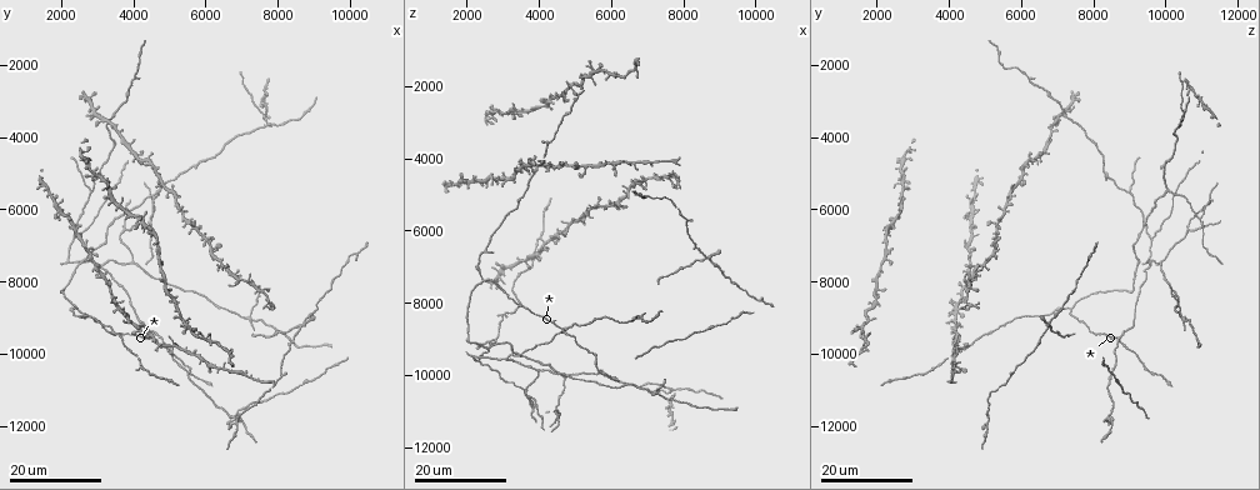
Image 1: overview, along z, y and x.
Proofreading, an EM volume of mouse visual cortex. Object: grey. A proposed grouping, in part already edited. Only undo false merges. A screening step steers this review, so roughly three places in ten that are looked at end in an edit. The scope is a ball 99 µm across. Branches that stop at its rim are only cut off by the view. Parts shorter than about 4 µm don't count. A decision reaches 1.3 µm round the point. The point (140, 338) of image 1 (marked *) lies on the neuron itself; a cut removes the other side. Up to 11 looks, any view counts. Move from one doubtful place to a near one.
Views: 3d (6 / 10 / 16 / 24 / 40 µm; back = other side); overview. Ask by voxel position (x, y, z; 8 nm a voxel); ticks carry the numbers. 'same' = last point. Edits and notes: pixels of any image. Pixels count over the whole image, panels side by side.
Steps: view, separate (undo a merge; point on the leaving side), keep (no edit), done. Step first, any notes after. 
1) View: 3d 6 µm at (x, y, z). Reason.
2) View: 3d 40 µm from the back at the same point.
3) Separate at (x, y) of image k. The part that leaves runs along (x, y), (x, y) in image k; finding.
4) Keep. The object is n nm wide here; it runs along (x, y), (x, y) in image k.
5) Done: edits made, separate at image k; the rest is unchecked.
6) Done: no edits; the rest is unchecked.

View: 3d 24 µm at (3100, 7600, 9500). Arms part here.

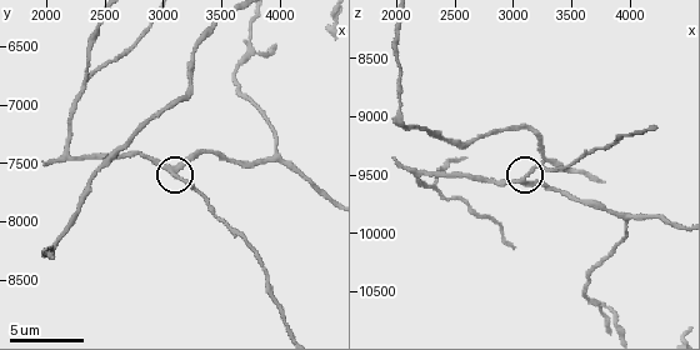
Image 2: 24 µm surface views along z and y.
View: 3d 10 µm at (3100, 7540, 9560).

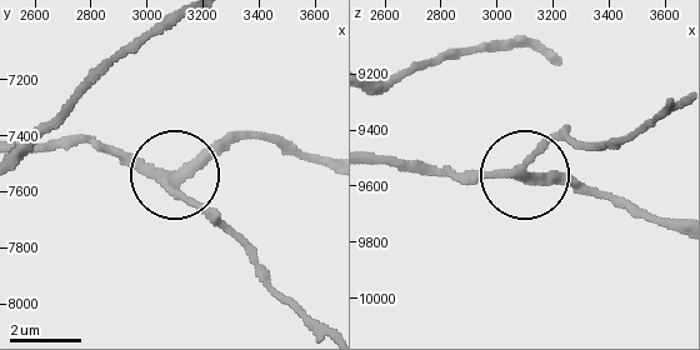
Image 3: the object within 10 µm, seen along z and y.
Keep. The side arm is 64 µm long; it runs along (311, 323), (180, 188), (245, 138) in image 3; continuous, no second neuron.

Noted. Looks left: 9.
View: 3d 10 µm at (3800, 6560, 10640).

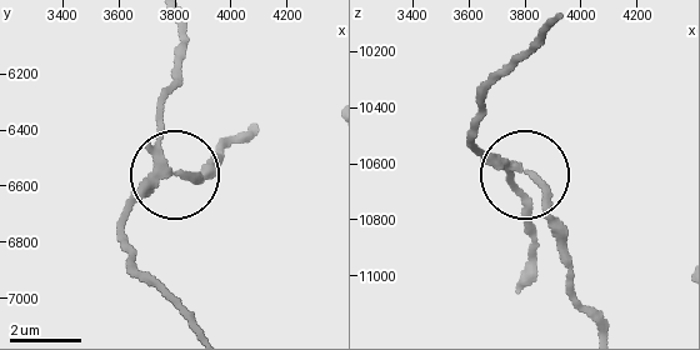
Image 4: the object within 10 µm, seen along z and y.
Keep. It runs along (551, 20), (501, 71), (474, 134), (531, 179), (570, 256) in image 4; all the same neuron.

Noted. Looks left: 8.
View: 3d 24 µm at (4800, 5500, 10000).

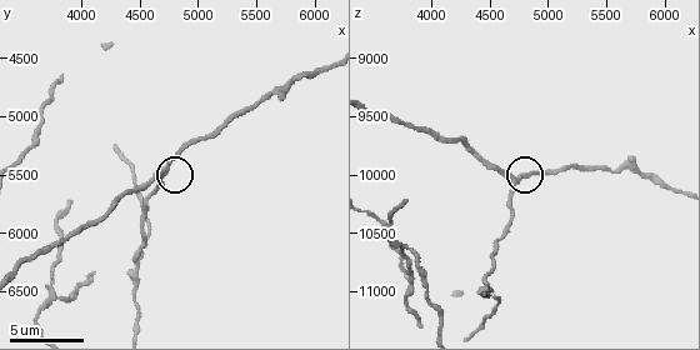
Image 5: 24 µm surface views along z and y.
View: 3d 10 µm at (4680, 5500, 10080). Zoom in.

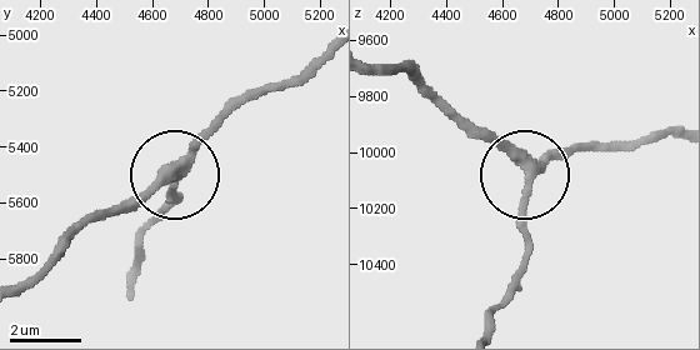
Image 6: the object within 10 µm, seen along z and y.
Keep. The side arm is 24 µm long; it runs along (371, 66), (416, 76), (514, 165), (524, 184), (524, 253) in image 6; all the same neuron.

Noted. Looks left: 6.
View: 3d 6 µm at (4480, 6280, 10920). Small branch off a trunk.

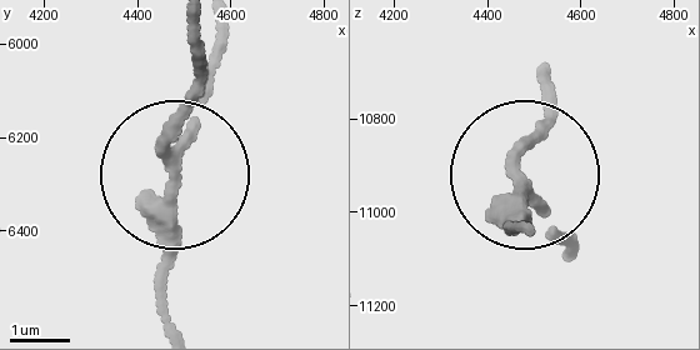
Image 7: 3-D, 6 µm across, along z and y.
Keep. The object is 250 nm wide here; continuous, no second neuron.

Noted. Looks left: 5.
View: 3d 24 µm at (2800, 5500, 8900). Three arms meet.

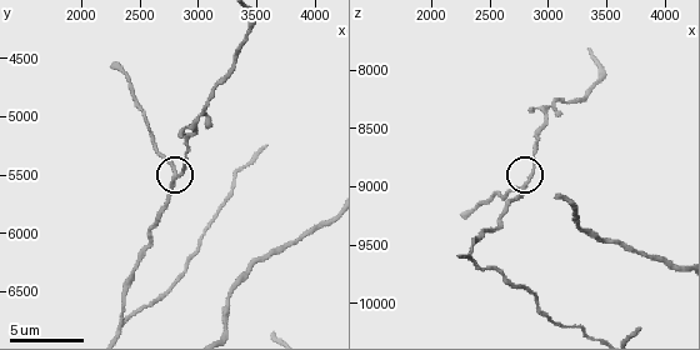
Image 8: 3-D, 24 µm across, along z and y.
View: 3d 6 µm at (2820, 5520, 8960). Closer look.

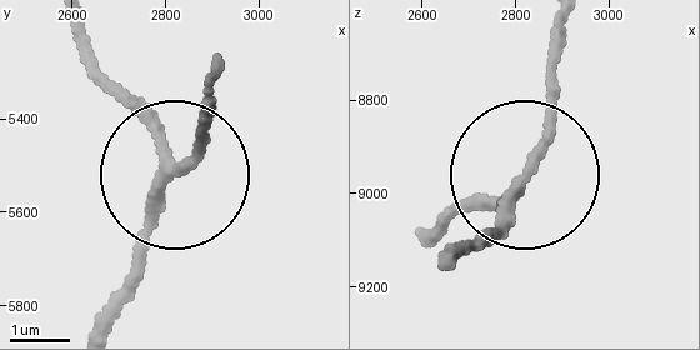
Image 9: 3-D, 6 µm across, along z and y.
Keep. It runs along (105, 319), (170, 154), (90, 69) in image 9; continuous, no second neuron.

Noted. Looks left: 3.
Done: no edits; the rest is unchecked.

